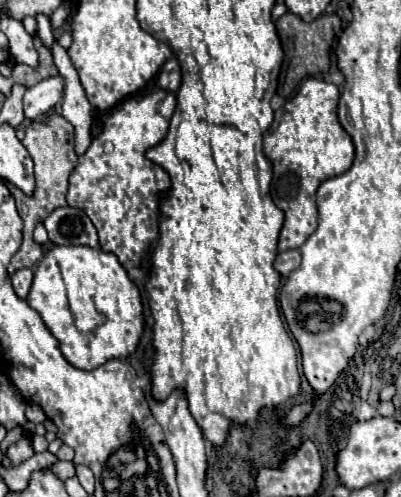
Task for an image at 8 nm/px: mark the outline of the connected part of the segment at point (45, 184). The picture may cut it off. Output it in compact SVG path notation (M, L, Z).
M50 115L50 119L48 119L48 121L40 121L40 119L36 119L36 121L28 123L28 127L26 127L26 137L22 139L22 145L28 149L28 153L30 153L30 157L32 157L32 161L34 161L36 189L34 189L34 195L32 195L32 197L26 197L20 189L16 189L16 187L12 187L12 185L8 183L8 187L10 187L10 191L12 191L14 199L16 199L18 213L20 213L20 217L22 217L22 221L24 221L24 229L22 229L24 241L22 241L22 245L20 245L18 253L12 257L12 263L10 263L10 267L8 267L8 273L14 273L14 271L18 271L18 269L22 269L22 267L32 269L32 267L36 267L36 263L42 259L42 249L40 249L40 245L32 239L32 231L34 231L34 227L36 227L42 219L46 219L54 209L58 209L58 207L64 207L64 205L66 205L68 177L70 177L72 169L74 169L74 167L76 167L76 163L78 163L78 155L74 153L74 127L72 127L72 125L62 117L62 115Z

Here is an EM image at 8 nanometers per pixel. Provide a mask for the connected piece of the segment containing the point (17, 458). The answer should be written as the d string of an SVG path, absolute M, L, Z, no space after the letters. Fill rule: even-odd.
M26 437L8 447L8 457L12 459L14 465L18 465L20 461L24 461L24 459L28 459L28 457L32 457L32 455L34 455L34 451L32 451L30 439L26 439Z

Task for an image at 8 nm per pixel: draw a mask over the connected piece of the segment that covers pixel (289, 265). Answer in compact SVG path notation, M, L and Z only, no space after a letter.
M284 251L284 253L278 253L274 259L274 269L282 277L288 277L298 265L300 265L300 251Z

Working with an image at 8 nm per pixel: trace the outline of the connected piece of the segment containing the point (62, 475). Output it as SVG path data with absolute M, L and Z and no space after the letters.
M56 461L54 465L50 465L50 467L46 467L48 471L52 471L58 479L62 479L62 481L66 481L66 479L70 479L70 477L74 477L76 475L76 467L74 467L74 463L72 461Z

